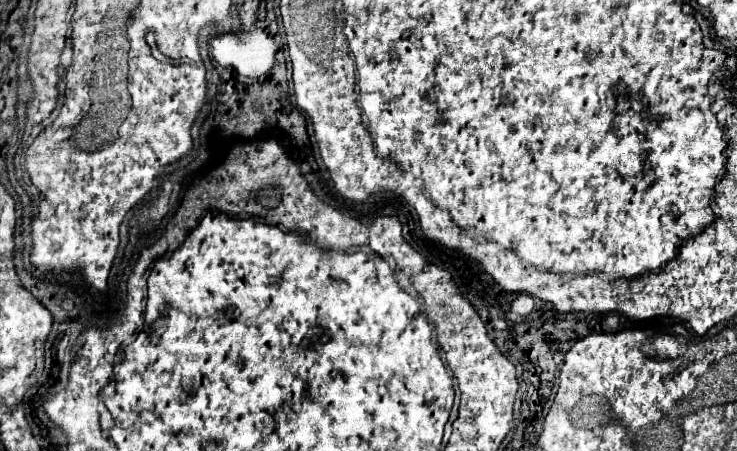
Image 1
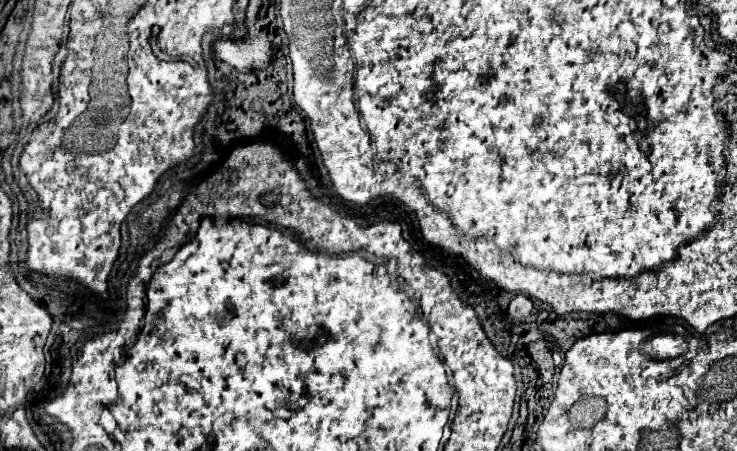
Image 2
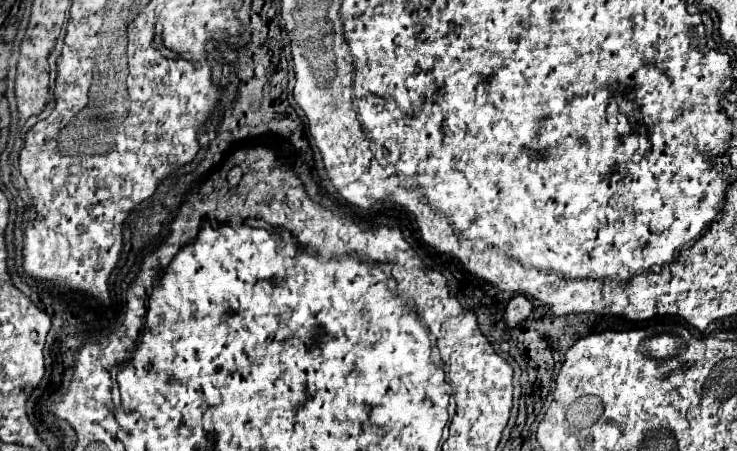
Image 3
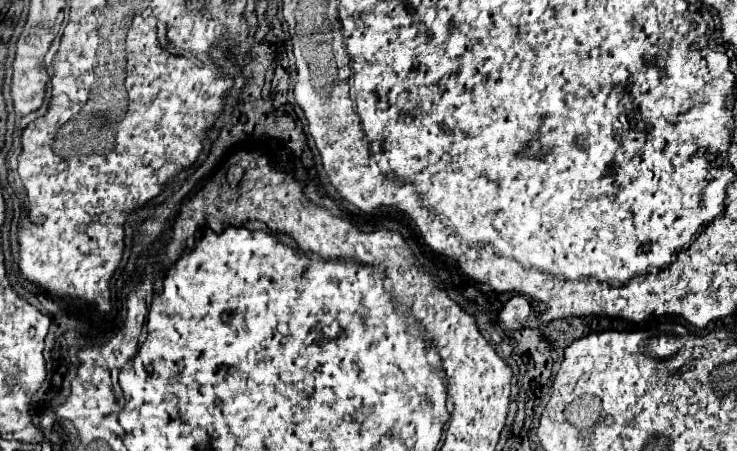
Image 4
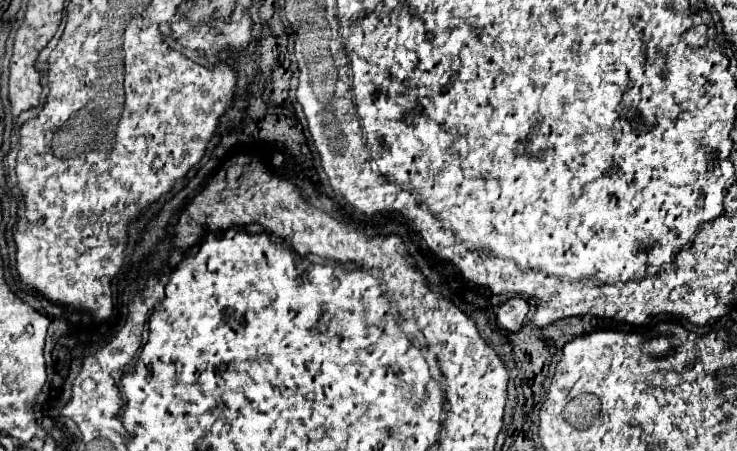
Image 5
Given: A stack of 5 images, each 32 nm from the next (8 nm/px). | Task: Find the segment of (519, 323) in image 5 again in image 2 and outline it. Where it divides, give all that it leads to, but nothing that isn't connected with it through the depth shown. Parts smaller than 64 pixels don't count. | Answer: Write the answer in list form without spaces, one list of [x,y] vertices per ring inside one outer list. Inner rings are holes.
[[[516,296],[512,302],[510,302],[510,308],[508,308],[508,316],[510,320],[524,320],[530,312],[532,312],[534,304],[532,304],[532,298],[528,296]]]

